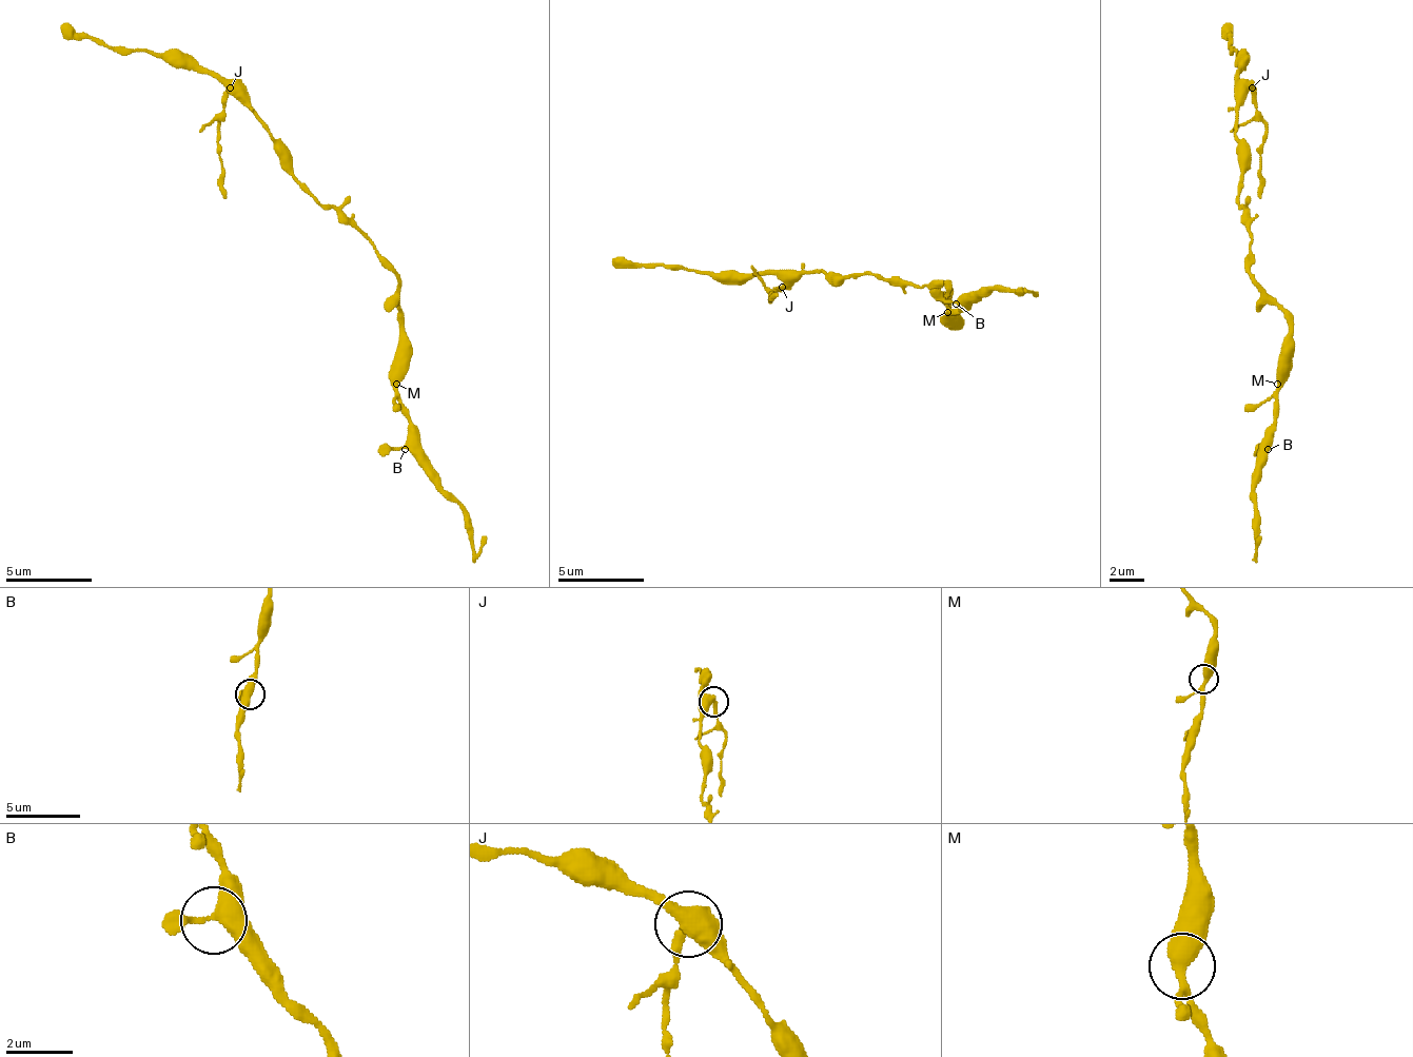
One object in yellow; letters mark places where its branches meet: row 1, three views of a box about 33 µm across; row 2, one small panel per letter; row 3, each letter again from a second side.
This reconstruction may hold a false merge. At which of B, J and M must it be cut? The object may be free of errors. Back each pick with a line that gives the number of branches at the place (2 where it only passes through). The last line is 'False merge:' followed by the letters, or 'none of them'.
J: 3
False merge: J

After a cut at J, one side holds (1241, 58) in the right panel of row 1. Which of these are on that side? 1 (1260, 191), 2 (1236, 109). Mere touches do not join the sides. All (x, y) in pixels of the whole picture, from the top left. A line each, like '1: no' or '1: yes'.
1: no
2: yes

